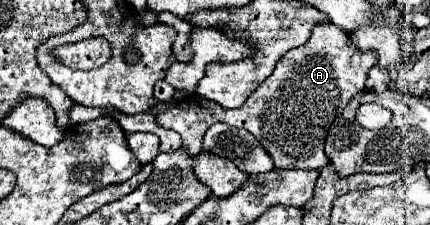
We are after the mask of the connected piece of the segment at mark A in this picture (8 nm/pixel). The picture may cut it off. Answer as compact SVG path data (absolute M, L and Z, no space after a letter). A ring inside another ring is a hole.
M317 23L309 41L287 51L287 55L279 59L273 75L245 101L243 107L225 109L195 93L159 113L157 125L177 131L183 137L183 149L191 157L199 155L205 131L213 123L223 121L253 133L263 149L271 153L277 169L321 169L329 163L323 153L327 129L349 99L365 89L367 73L375 63L377 53L357 49L347 31L333 23Z

